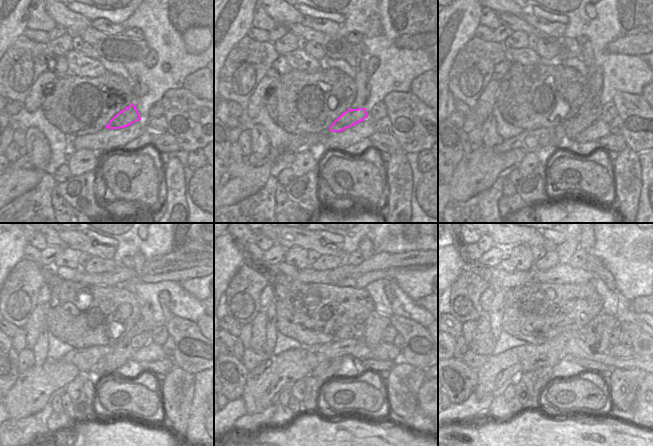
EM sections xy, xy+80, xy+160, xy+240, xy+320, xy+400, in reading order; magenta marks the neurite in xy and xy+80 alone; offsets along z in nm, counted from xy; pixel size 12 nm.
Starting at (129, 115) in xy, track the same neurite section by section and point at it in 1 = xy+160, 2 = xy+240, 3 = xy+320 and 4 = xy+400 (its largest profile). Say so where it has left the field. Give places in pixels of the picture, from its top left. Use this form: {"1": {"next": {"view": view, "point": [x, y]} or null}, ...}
{"1": {"next": {"view": "xy+160", "point": [568, 129]}}, "2": {"next": {"view": "xy+240", "point": [123, 351]}}, "3": {"next": {"view": "xy+320", "point": [326, 369]}}, "4": {"next": {"view": "xy+400", "point": [547, 372]}}}

